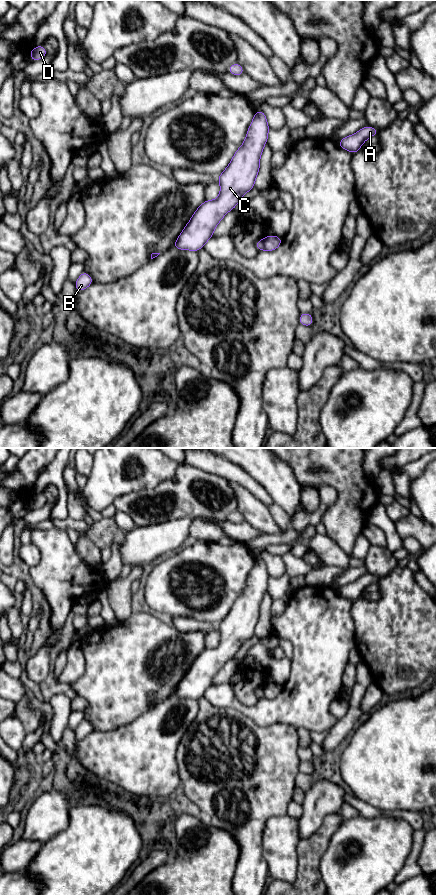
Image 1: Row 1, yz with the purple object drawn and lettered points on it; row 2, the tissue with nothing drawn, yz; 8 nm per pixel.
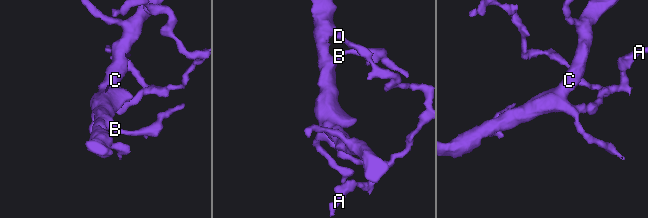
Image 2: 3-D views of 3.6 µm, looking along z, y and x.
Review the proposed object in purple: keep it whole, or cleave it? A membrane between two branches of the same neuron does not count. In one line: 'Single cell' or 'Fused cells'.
Fused cells

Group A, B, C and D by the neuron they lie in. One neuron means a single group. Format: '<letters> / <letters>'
A D / B C

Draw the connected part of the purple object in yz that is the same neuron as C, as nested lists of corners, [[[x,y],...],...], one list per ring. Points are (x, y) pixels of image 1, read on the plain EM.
[[[256,558],[243,592],[217,626],[220,632],[218,646],[205,648],[196,657],[172,696],[195,700],[204,696],[223,665],[235,657],[244,642],[255,635],[269,578],[266,563],[262,558]]]

